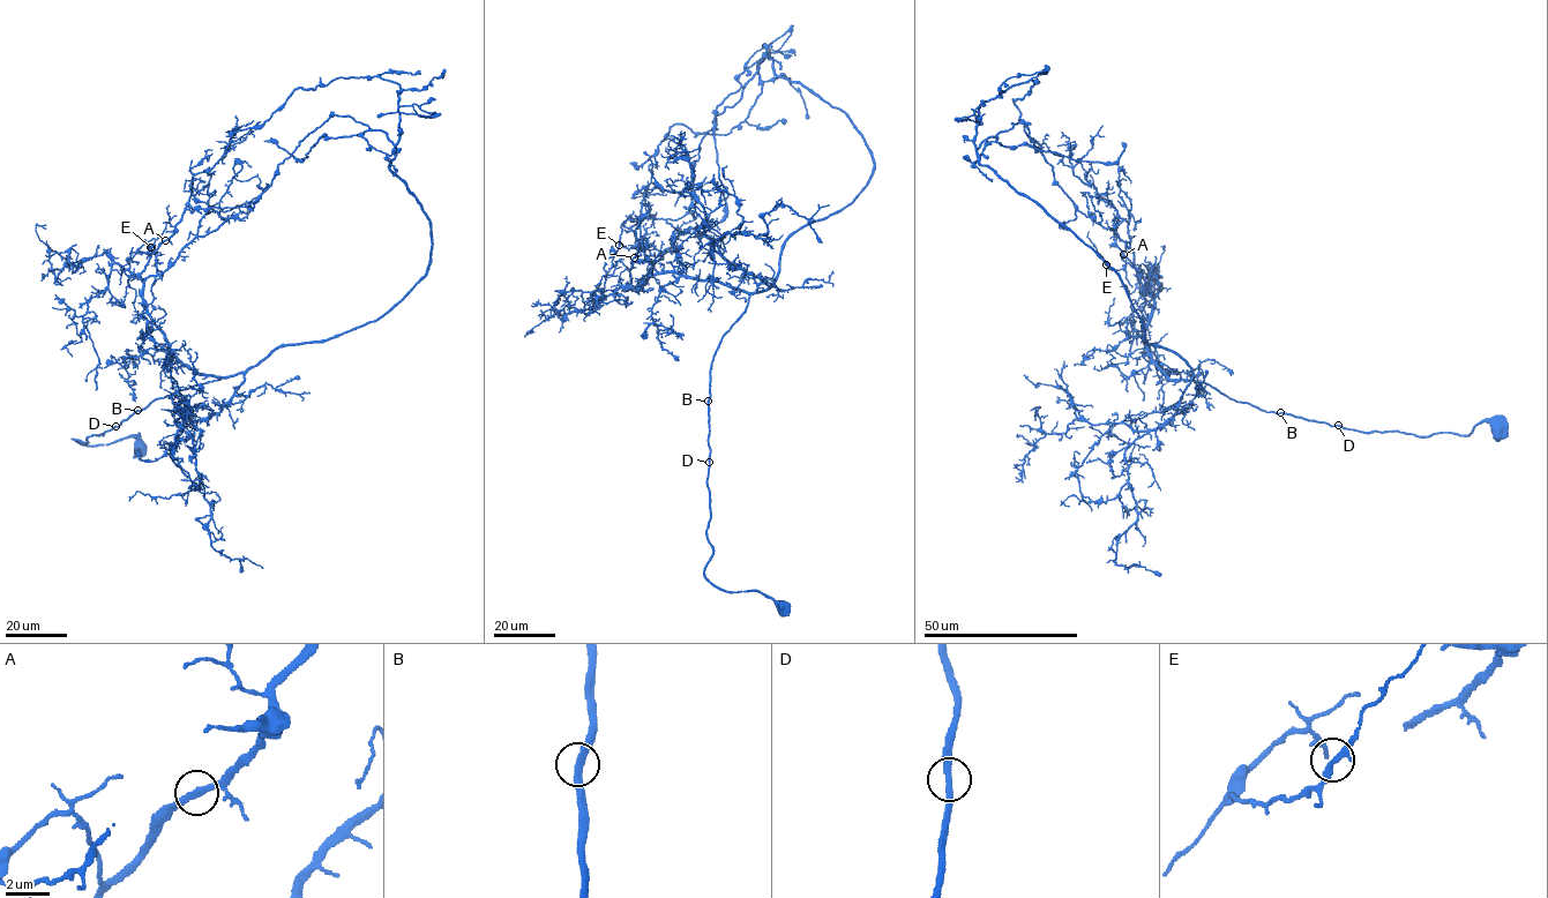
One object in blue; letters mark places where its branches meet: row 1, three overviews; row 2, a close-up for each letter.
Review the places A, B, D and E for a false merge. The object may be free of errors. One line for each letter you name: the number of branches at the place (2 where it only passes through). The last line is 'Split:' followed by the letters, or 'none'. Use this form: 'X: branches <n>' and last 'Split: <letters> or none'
Split: none

